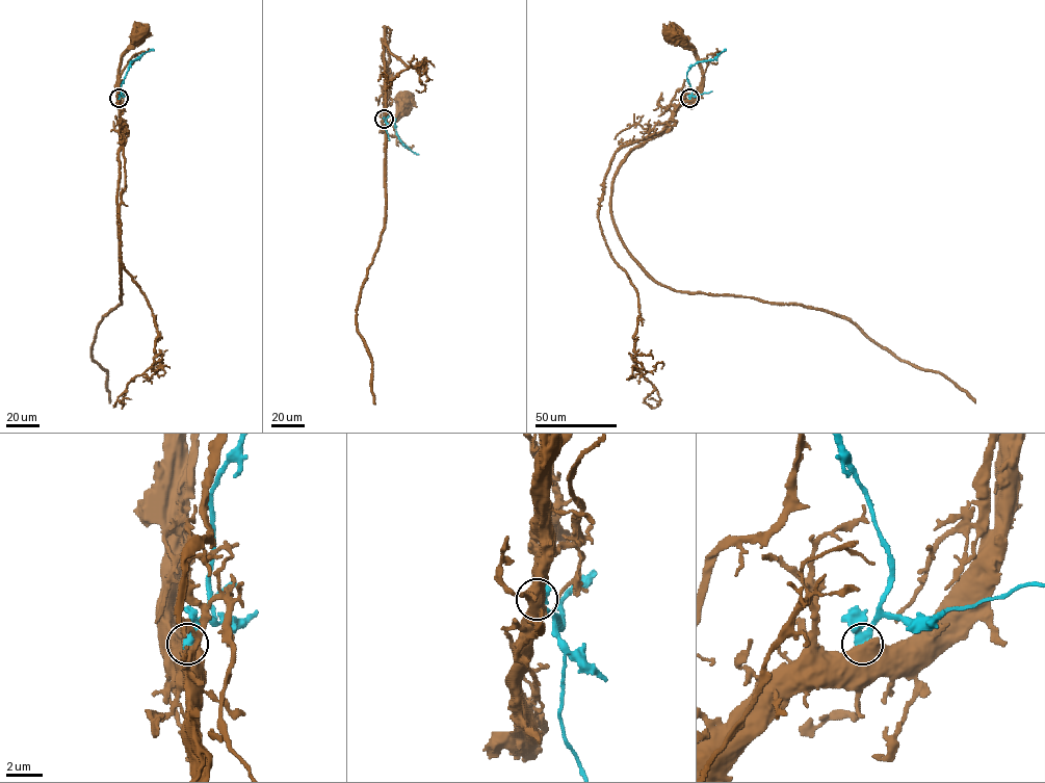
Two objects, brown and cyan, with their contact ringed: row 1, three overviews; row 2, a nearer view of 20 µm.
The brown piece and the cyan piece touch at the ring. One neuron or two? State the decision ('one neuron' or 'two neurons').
two neurons

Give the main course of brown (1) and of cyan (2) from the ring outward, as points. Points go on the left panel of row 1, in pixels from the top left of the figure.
1: (119, 98), (121, 57), (138, 35)
2: (119, 98), (130, 63), (154, 50)

